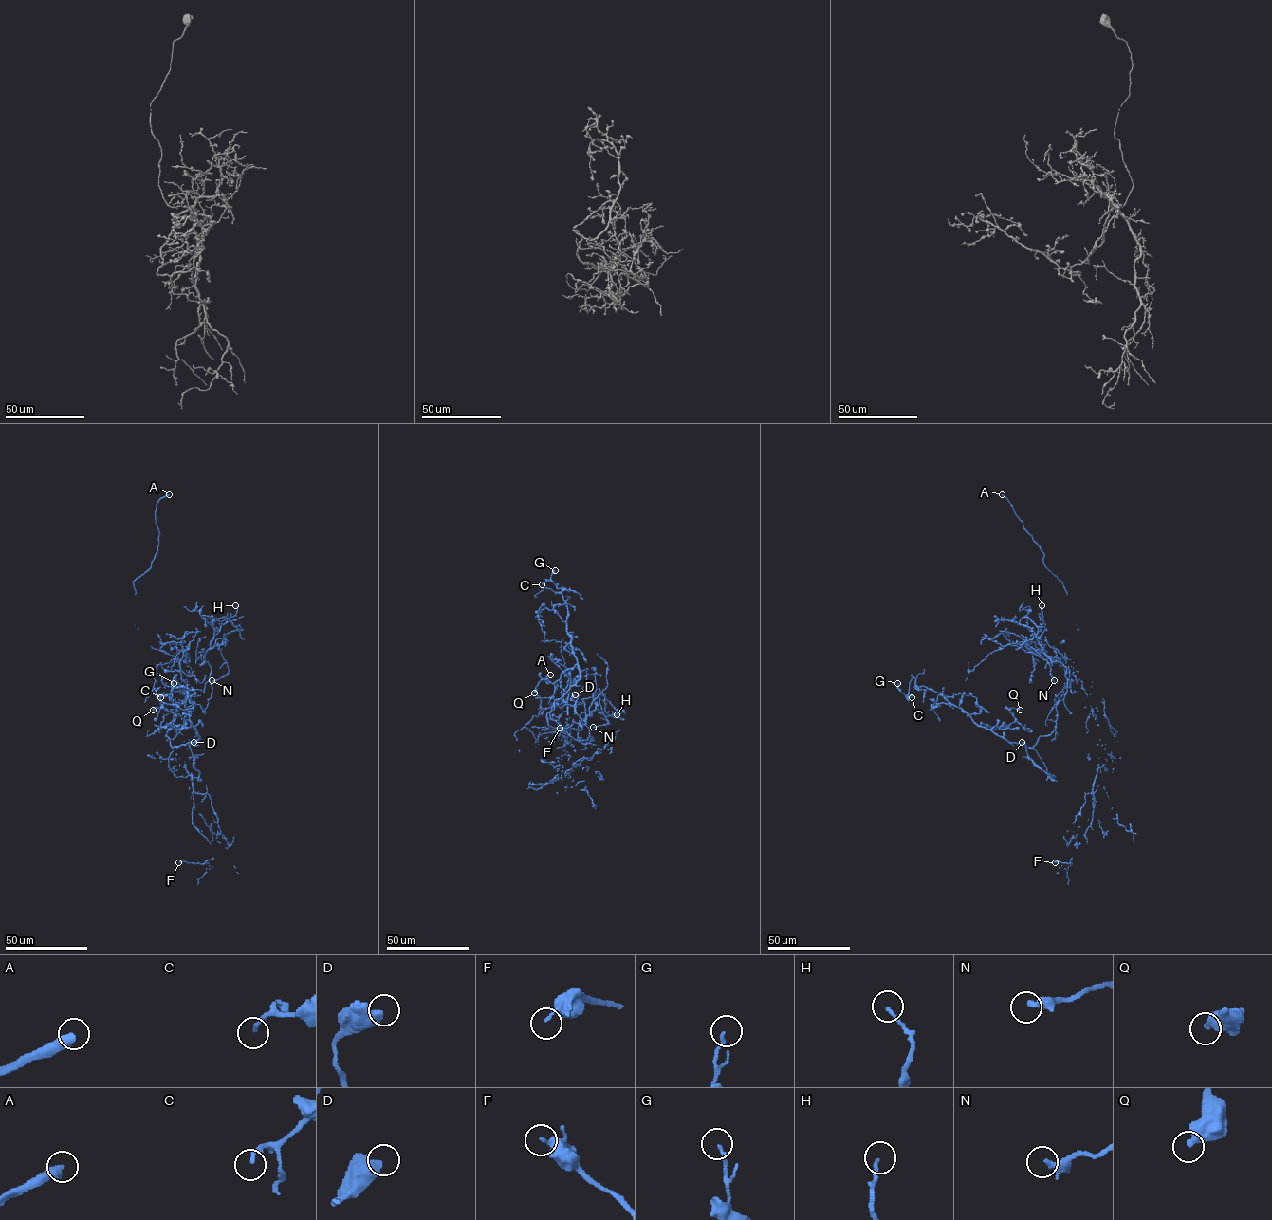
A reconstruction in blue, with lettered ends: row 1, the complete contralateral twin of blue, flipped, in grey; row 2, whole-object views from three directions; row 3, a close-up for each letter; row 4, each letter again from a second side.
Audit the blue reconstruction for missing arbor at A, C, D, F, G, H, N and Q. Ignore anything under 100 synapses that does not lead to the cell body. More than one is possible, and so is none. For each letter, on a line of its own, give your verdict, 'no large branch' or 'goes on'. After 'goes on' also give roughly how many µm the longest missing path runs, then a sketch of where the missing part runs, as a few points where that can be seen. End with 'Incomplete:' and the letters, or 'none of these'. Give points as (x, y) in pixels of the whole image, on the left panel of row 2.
A: goes on; about 15 µm are missing; missing branch runs (169, 494), (187, 494)
C: no large branch
D: no large branch
F: no large branch
G: no large branch
H: no large branch
N: no large branch
Q: no large branch
Incomplete: A

